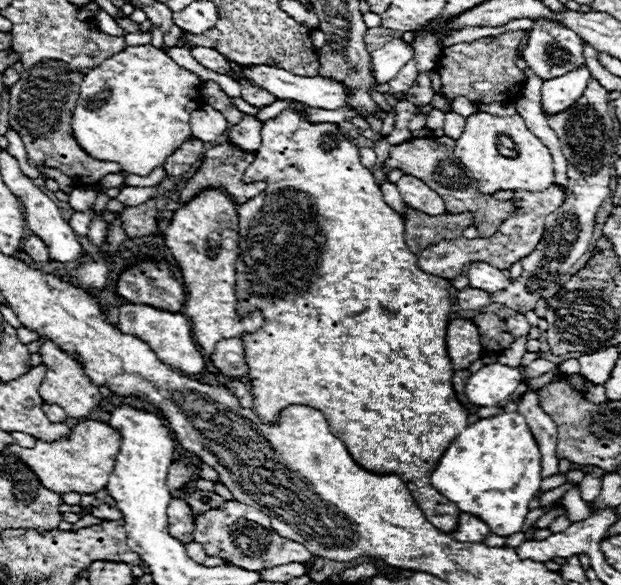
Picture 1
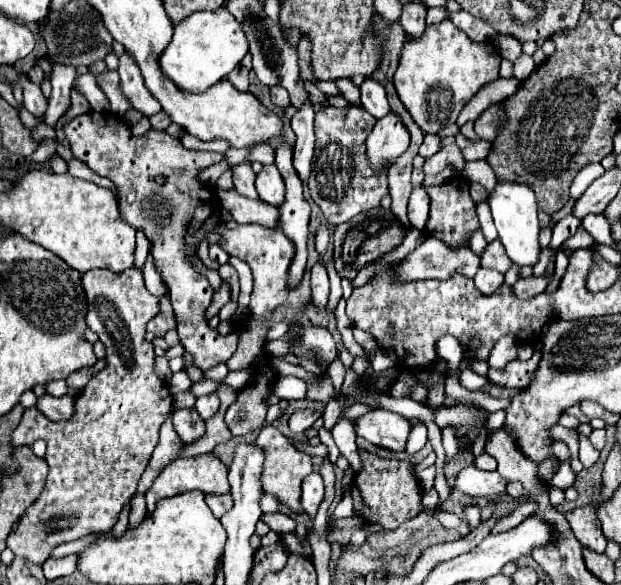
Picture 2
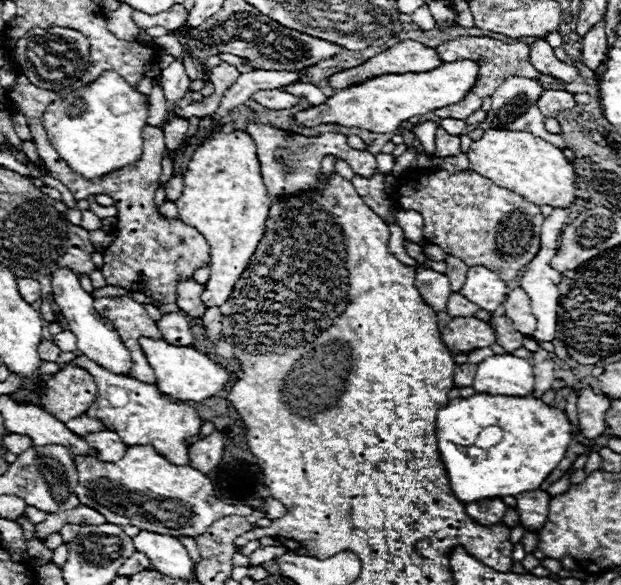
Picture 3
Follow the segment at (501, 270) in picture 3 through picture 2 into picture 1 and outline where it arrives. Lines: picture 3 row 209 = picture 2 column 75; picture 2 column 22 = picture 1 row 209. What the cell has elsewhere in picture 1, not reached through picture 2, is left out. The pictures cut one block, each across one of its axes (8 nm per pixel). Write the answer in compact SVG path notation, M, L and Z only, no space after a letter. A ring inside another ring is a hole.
M404 174L398 182L398 192L402 194L404 202L408 206L412 206L414 210L418 212L424 212L428 216L438 216L438 214L444 214L446 212L444 200L434 192L430 190L424 182ZM550 186L546 192L514 192L512 204L514 212L510 218L506 218L498 232L490 238L454 238L454 240L440 240L436 244L426 246L422 252L418 252L418 264L424 272L430 272L434 276L442 278L454 278L462 272L464 264L470 264L474 260L486 260L488 264L494 264L494 268L510 268L516 260L528 256L536 244L542 240L544 234L544 218L552 212L556 212L564 202L564 192L558 186Z

